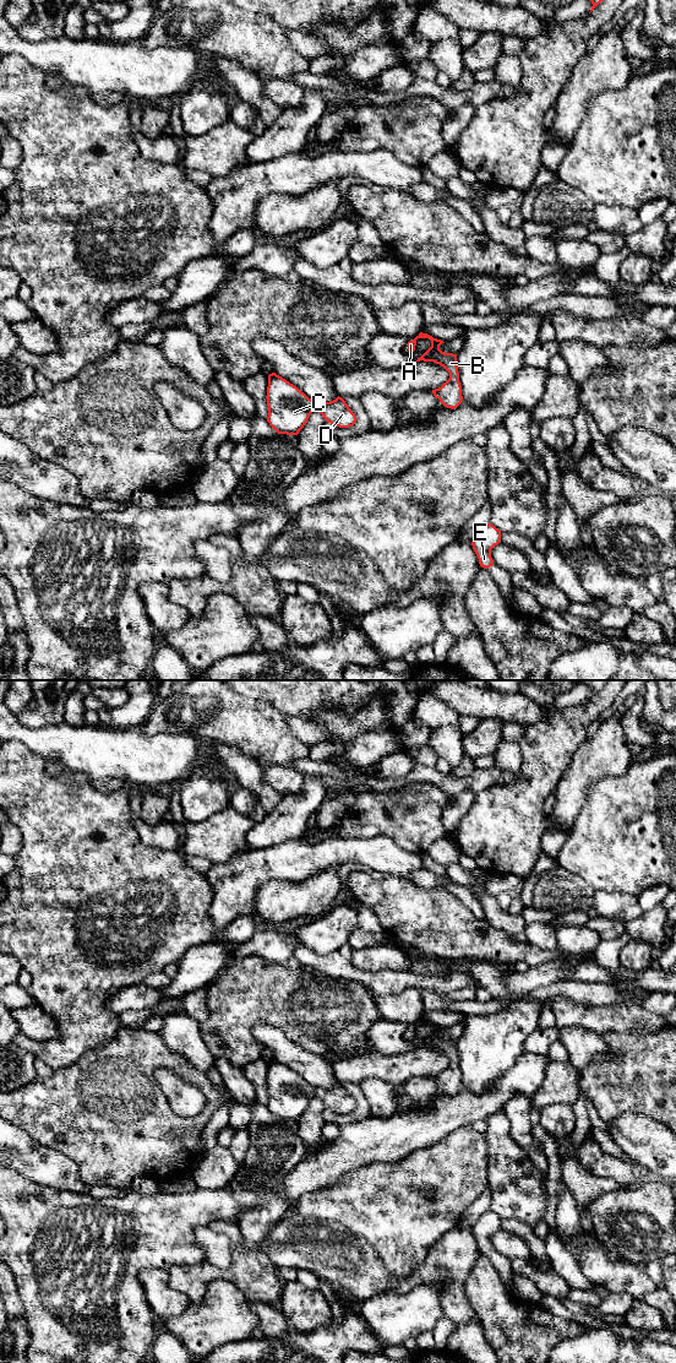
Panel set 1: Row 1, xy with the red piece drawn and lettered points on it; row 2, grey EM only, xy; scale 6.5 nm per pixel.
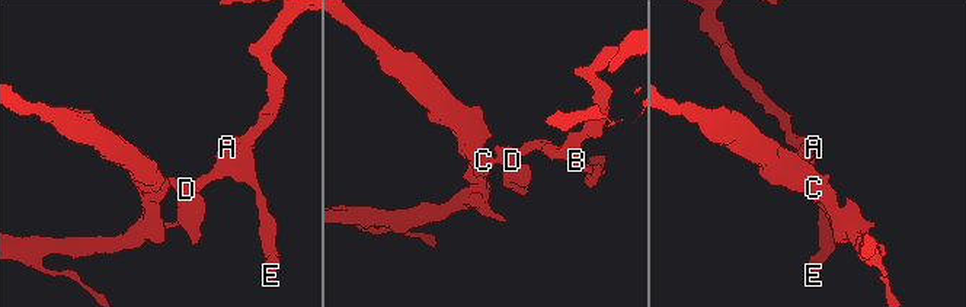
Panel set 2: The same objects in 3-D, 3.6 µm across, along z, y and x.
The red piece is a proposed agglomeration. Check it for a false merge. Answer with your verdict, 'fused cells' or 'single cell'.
fused cells

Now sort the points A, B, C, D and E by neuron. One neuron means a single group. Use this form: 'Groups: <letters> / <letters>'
Groups: A B D E / C

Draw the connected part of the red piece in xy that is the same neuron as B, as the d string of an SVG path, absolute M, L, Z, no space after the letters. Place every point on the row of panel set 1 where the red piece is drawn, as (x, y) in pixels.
M420 332L413 341L408 342L409 352L415 351L418 338L429 338L431 341L431 347L418 358L416 362L434 362L449 373L449 379L441 387L432 390L434 396L438 398L445 407L451 409L457 408L463 401L457 354L442 352L440 346L445 342L422 332Z

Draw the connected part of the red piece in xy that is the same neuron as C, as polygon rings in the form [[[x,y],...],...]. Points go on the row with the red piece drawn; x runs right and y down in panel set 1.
[[[272,373],[267,387],[267,422],[278,434],[298,435],[315,411],[315,402],[296,386]]]

